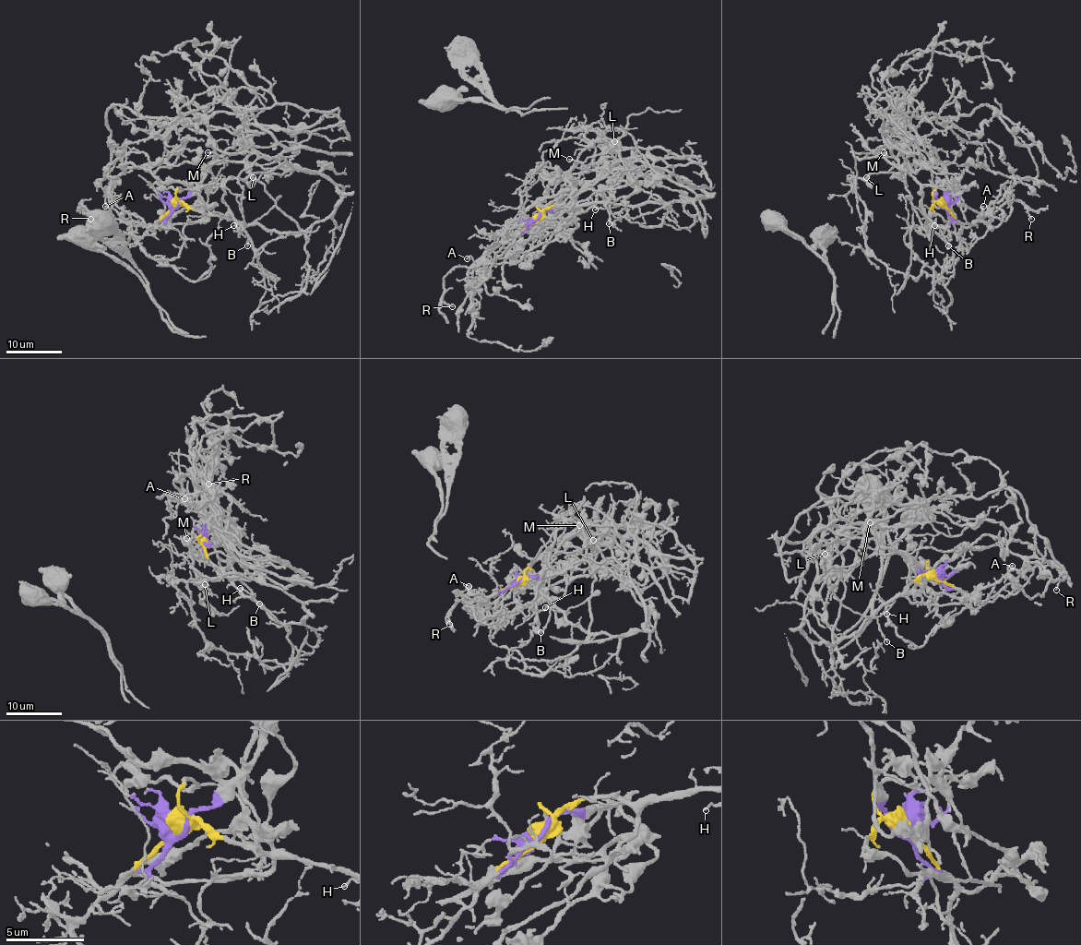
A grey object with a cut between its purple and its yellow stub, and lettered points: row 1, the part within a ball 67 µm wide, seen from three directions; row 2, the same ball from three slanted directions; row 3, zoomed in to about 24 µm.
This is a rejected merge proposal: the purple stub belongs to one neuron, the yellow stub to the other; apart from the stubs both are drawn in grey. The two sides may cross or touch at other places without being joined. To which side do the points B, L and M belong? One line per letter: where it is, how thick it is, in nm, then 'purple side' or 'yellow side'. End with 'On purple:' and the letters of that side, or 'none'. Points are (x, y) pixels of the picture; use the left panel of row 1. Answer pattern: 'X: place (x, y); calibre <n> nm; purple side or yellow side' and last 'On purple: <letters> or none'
B: place (247, 245); calibre 110 nm; yellow side
L: place (253, 177); calibre 130 nm; purple side
M: place (207, 152); calibre 110 nm; purple side
On purple: L, M

